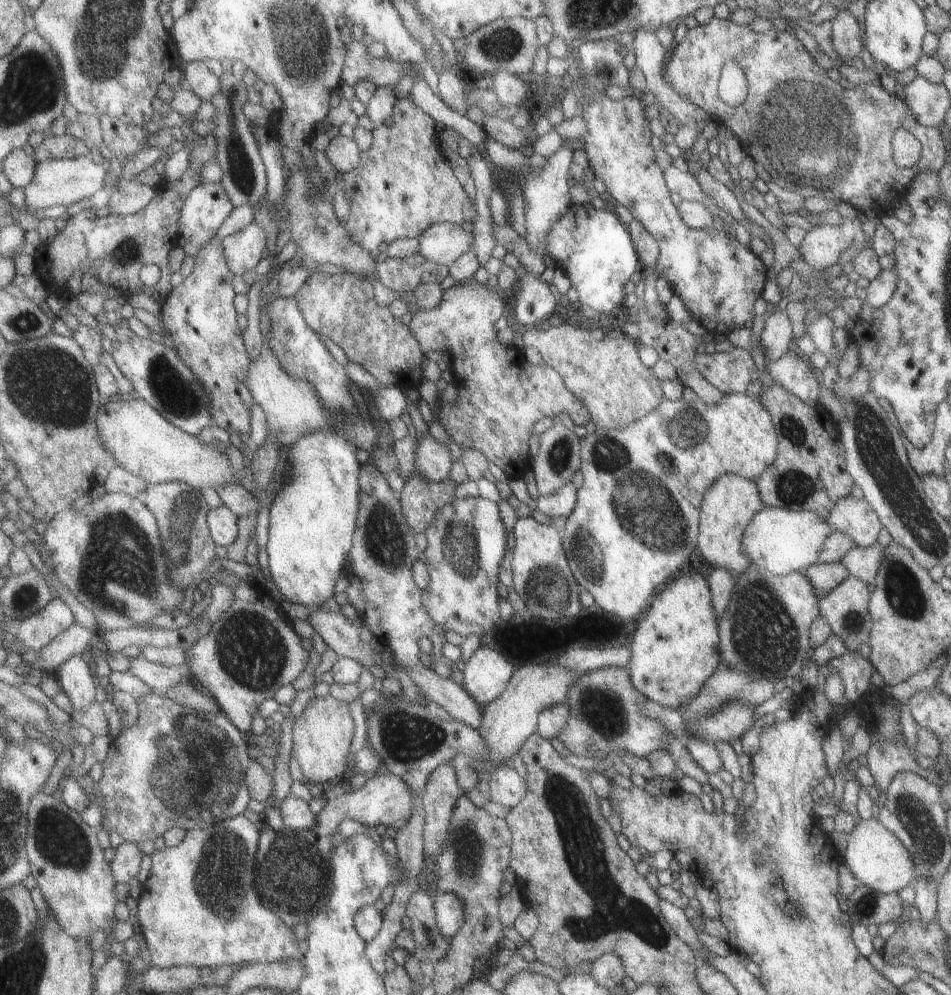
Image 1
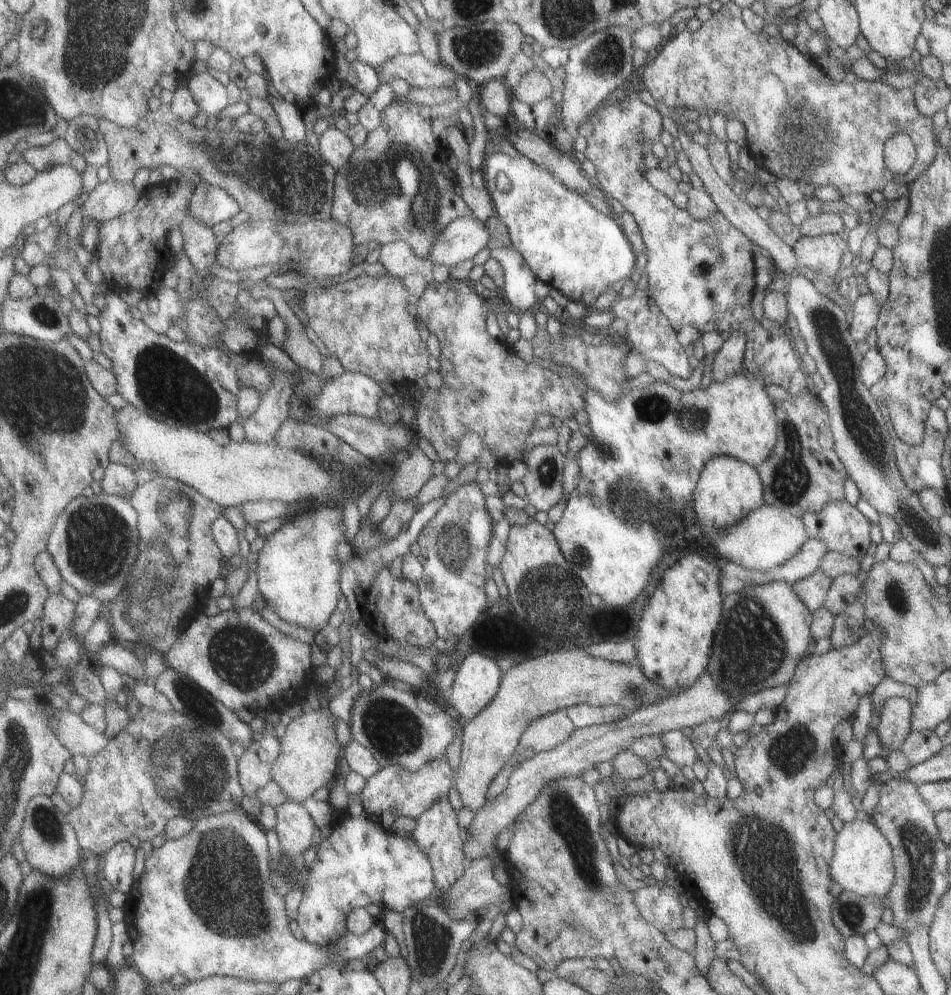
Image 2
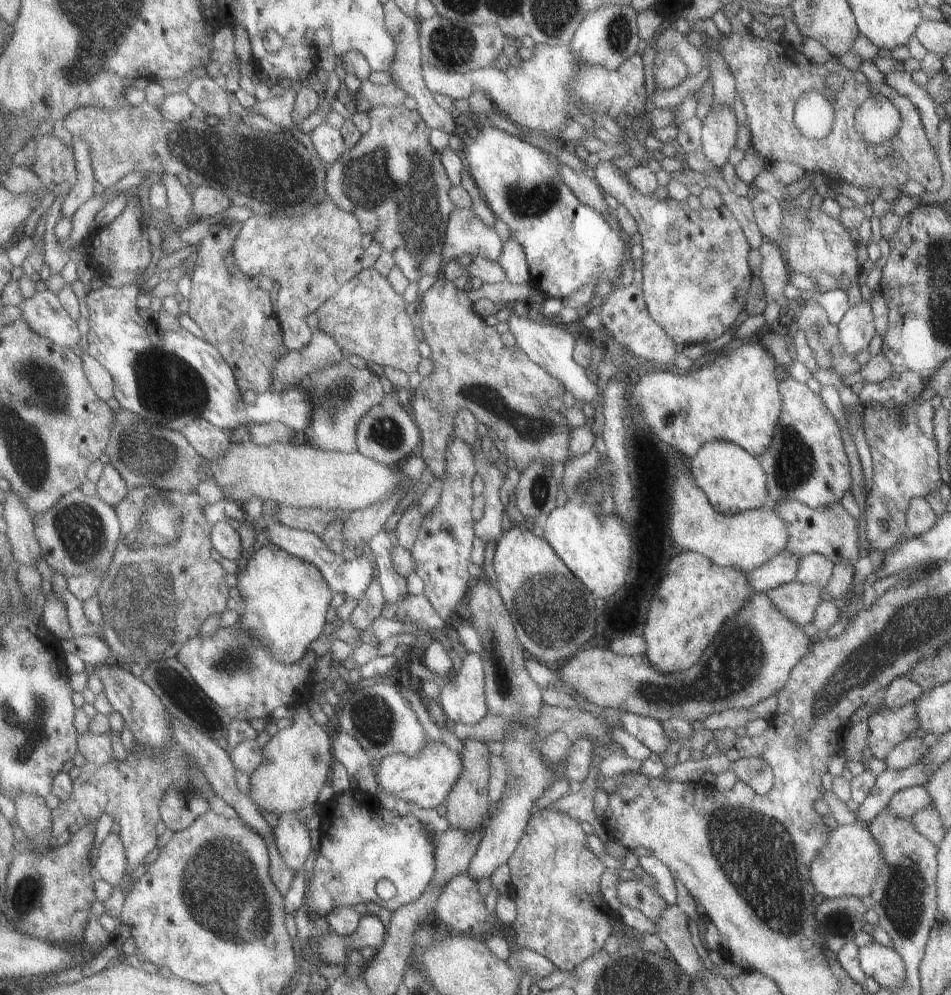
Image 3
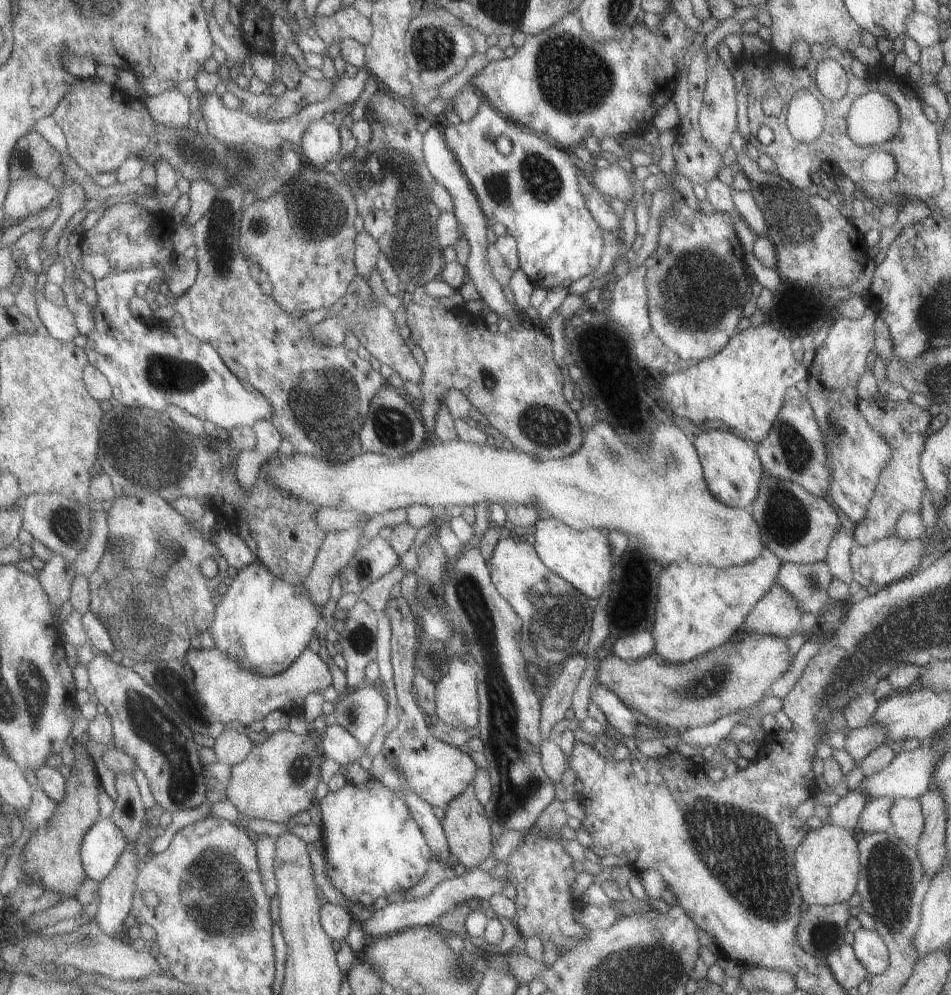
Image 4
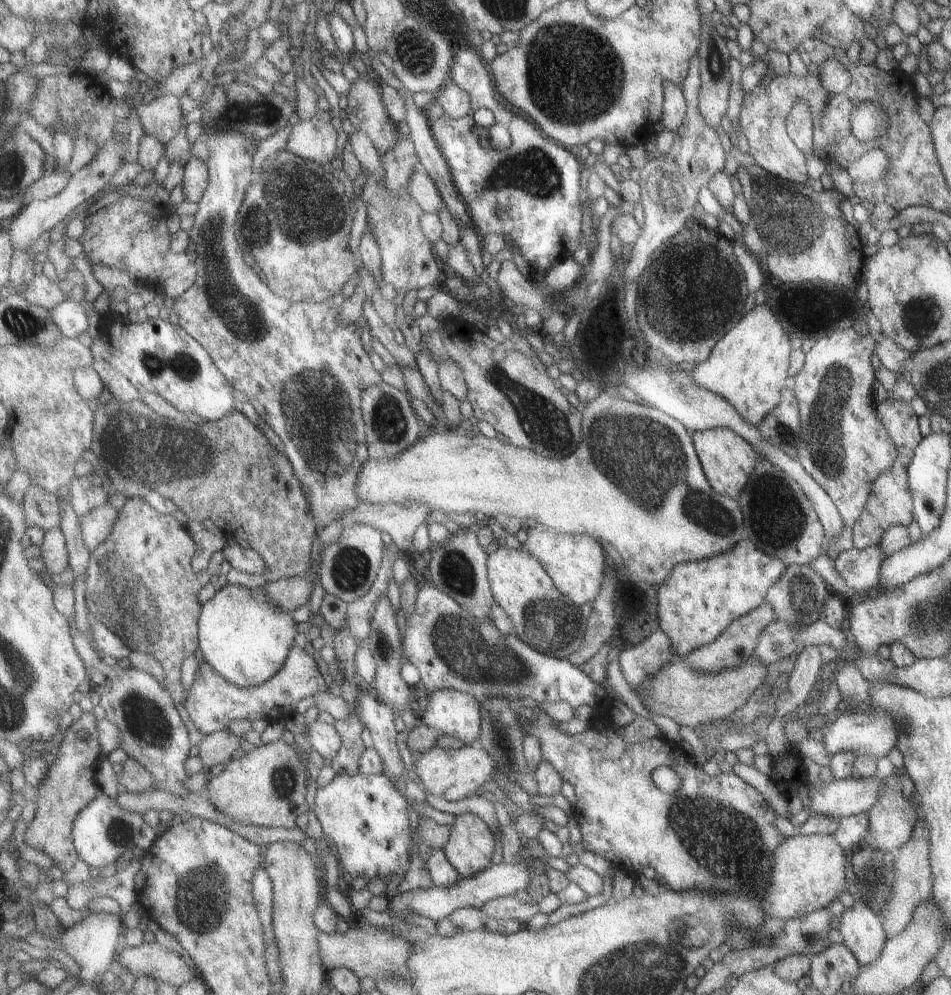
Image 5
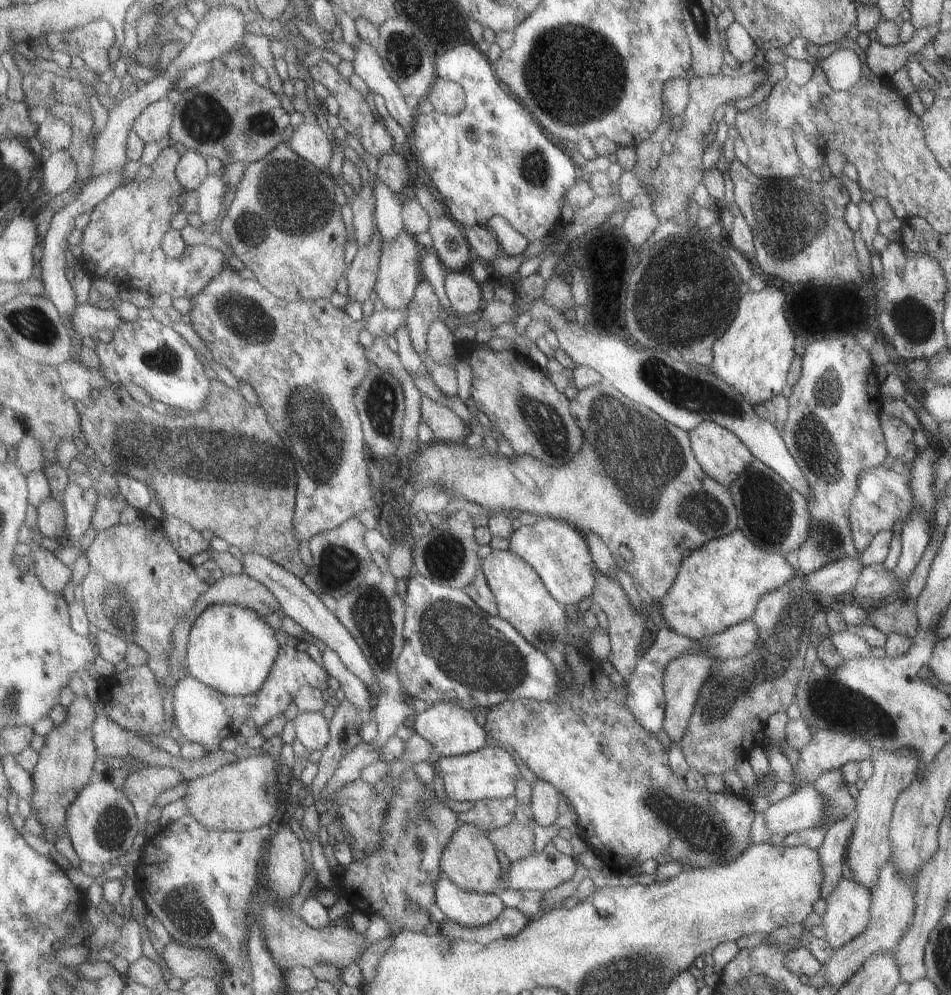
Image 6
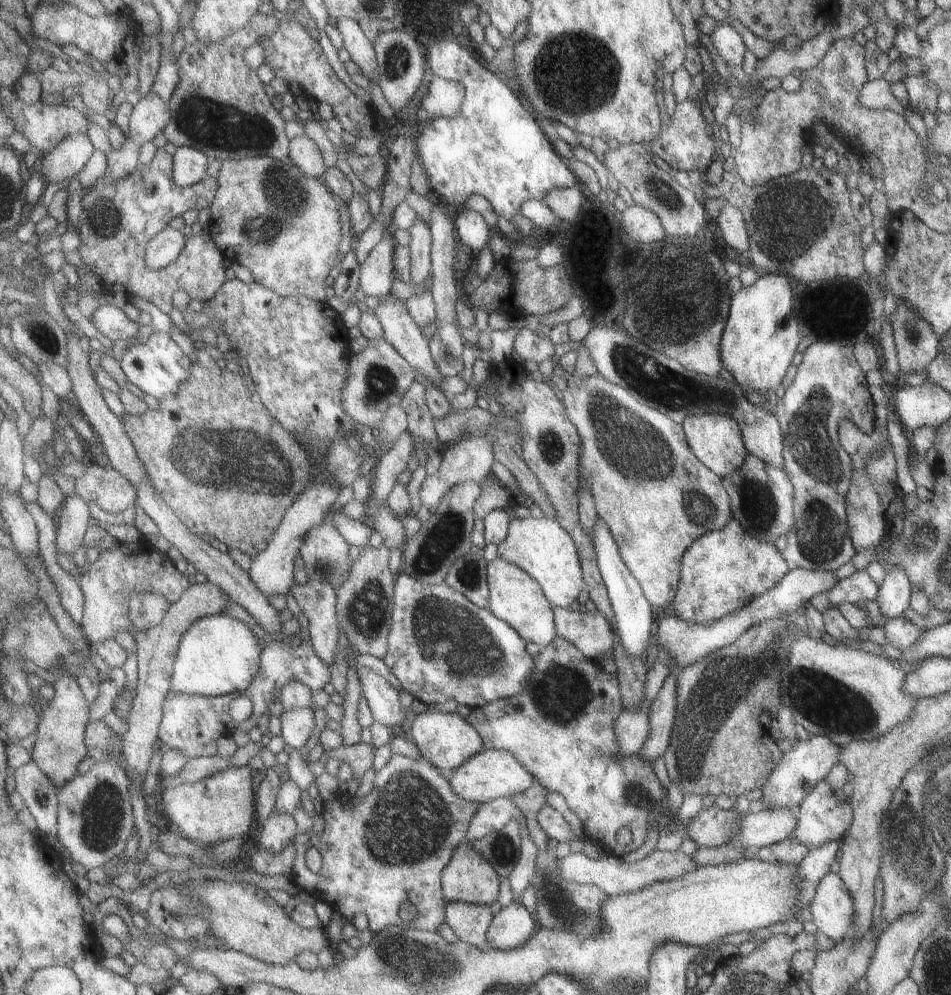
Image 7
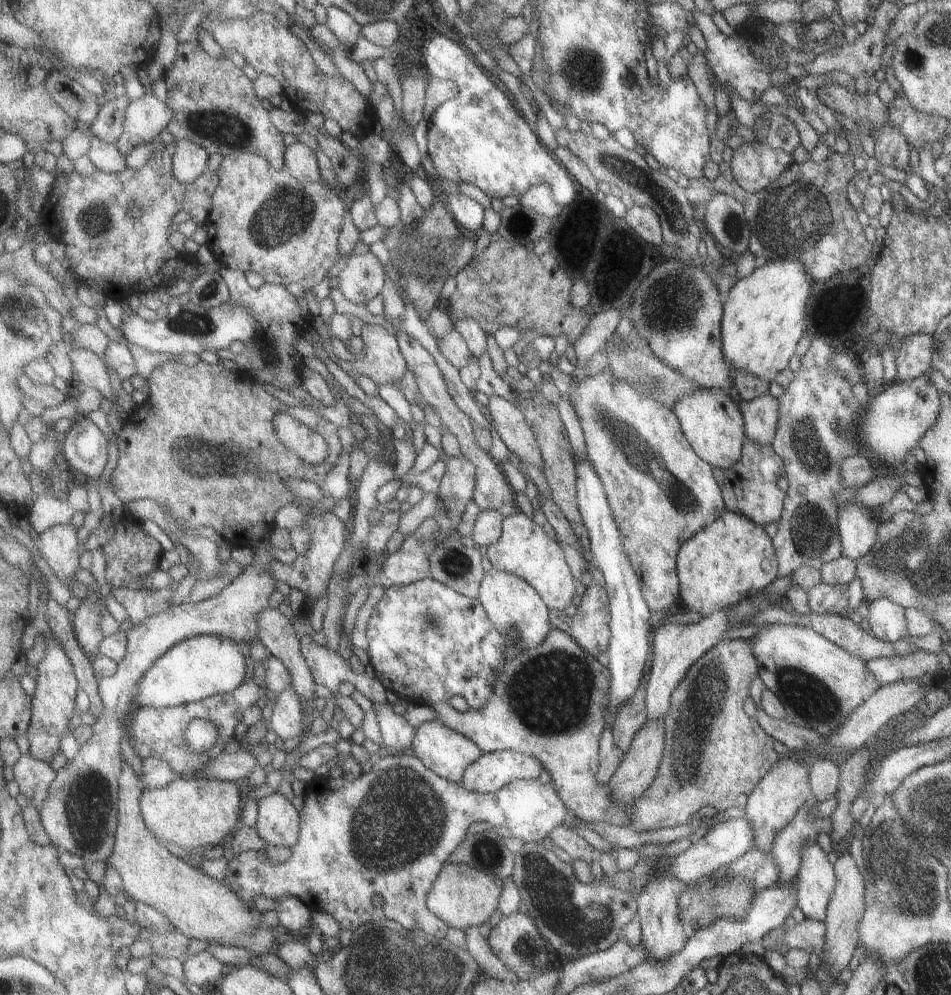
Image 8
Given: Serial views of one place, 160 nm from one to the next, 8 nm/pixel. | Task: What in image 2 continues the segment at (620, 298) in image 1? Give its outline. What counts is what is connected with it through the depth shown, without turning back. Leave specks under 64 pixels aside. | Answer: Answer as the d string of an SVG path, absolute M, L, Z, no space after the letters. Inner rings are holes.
M497 150L489 155L484 154L482 165L480 169L483 172L487 192L493 198L496 214L505 222L513 245L521 252L525 263L539 281L556 289L568 300L593 307L603 296L607 286L630 278L636 268L637 255L617 217L599 212L584 196L570 190L549 169L536 164L525 154L510 156ZM501 172L510 181L510 189L505 193L498 192L495 187L496 174Z

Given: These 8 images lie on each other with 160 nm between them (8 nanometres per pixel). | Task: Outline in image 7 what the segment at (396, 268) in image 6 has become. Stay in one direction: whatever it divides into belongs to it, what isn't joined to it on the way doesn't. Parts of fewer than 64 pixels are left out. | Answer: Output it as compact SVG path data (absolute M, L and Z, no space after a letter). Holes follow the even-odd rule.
M389 293L380 299L375 308L375 315L383 328L384 338L387 339L417 373L429 377L432 382L429 385L440 388L442 373L438 371L438 364L430 349L430 339L421 332L421 327L415 322L414 317L408 309L407 300L398 300L393 293Z

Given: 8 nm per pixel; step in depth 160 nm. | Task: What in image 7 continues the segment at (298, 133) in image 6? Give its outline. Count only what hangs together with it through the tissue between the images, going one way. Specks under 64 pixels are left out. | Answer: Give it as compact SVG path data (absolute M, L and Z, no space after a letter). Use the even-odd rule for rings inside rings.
M305 134L290 140L289 157L310 177L317 177L322 180L324 172L328 169L325 167L321 148L317 146L317 142L314 142Z

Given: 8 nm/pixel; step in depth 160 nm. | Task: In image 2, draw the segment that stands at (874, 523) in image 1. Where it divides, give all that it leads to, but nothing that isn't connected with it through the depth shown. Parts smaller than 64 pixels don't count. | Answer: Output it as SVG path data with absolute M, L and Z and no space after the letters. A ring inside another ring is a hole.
M846 501L823 504L823 507L817 512L803 512L799 520L809 540L819 540L828 551L837 552L857 562L868 562L866 553L870 545L869 521Z

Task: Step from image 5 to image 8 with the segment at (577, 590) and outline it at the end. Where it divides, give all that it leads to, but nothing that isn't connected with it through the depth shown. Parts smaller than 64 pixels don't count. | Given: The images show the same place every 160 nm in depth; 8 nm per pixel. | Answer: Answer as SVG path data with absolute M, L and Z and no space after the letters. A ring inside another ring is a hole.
M520 511L504 517L501 538L485 553L493 568L519 576L526 580L546 601L550 609L564 611L575 596L575 576L567 564L563 542L557 536L549 536L533 518Z

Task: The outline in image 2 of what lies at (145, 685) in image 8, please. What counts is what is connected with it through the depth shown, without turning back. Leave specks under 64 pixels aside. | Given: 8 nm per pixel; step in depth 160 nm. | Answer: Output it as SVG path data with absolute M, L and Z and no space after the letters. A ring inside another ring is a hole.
M335 501L336 505L325 506L319 510L308 510L295 517L294 520L285 521L273 534L265 538L264 547L258 552L256 562L257 591L265 598L268 609L277 614L282 621L296 624L313 632L313 634L328 629L329 618L337 608L341 598L342 589L339 586L339 576L342 575L341 564L337 546L346 541L347 528L343 524L343 501Z

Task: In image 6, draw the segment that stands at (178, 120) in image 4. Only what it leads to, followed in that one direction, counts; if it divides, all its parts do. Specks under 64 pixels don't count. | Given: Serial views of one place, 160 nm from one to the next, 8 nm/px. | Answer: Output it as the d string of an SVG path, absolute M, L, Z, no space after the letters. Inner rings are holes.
M167 97L148 106L135 120L135 131L145 142L155 142L170 136L176 104Z

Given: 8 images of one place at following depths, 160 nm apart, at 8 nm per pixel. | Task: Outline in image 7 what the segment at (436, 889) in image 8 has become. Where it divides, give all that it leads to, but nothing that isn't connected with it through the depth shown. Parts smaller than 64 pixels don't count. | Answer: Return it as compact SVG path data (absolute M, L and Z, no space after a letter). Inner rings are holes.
M467 841L457 848L450 863L442 870L442 887L447 903L455 901L478 905L493 904L499 896L501 880L502 876L495 870L491 861L477 852Z

